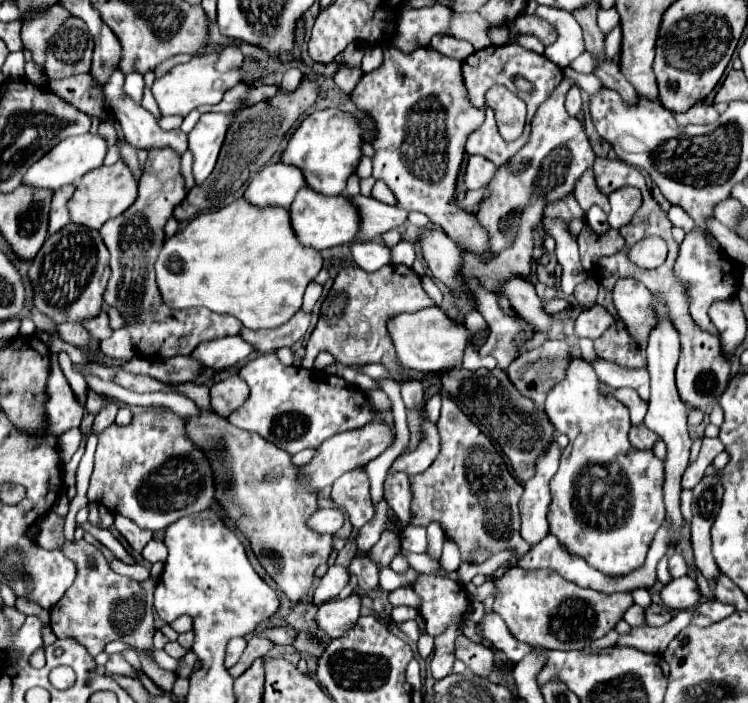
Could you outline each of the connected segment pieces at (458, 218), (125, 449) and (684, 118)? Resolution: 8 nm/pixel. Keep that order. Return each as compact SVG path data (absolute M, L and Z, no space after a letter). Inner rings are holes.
M384 43L382 65L364 73L350 97L360 111L366 111L376 121L374 179L384 181L406 211L428 215L458 249L476 257L490 253L488 231L474 213L454 205L456 179L464 161L464 141L484 121L484 113L468 101L460 61L442 57L434 49L402 53L392 43Z
M148 407L130 425L110 425L98 435L88 501L130 517L138 527L162 531L180 517L206 511L214 503L214 471L202 447L186 437L186 419L166 407Z
M700 101L700 103L692 105L686 113L672 111L672 117L676 119L678 125L684 127L684 125L690 125L690 123L710 123L710 121L716 121L718 119L718 111L712 105Z

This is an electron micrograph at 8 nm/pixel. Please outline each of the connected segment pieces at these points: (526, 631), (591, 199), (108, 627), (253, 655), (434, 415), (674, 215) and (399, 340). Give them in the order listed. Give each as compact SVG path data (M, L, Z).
M512 567L504 577L494 577L492 583L498 591L494 611L504 619L512 637L528 645L542 645L560 651L586 649L594 639L604 637L634 603L630 593L606 595L594 589L582 589L552 569L524 571Z
M586 169L586 173L578 179L578 183L574 187L574 197L582 209L588 209L590 205L598 205L604 211L608 211L608 197L604 193L600 193L600 189L596 187L592 169Z
M50 511L46 517L40 519L42 531L36 541L42 547L50 547L50 539L56 539L56 547L66 551L66 557L72 559L76 565L76 583L72 583L72 587L64 593L58 605L50 609L50 617L52 617L50 627L54 635L60 639L74 637L88 649L90 655L98 655L108 641L122 641L134 647L136 651L150 651L154 647L152 637L156 633L154 613L152 613L156 579L150 577L138 583L130 577L122 577L114 573L108 561L104 559L104 555L94 545L86 543L84 539L66 543L62 535L62 525L64 519L58 517L54 511Z
M256 635L248 637L248 647L244 649L238 665L230 667L228 673L230 673L232 677L238 677L238 675L240 675L242 671L246 671L256 659L264 659L274 647L276 647L276 645L274 645L272 641L268 641L268 639L264 639L264 637L256 637Z
M432 397L428 403L426 403L426 413L428 413L428 419L430 423L438 423L438 415L440 415L440 397Z
M672 205L672 207L670 207L670 211L668 211L668 219L670 219L674 225L684 227L686 233L692 231L692 227L694 227L694 221L692 221L692 219L684 213L684 209L678 207L678 205Z
M426 307L418 313L402 313L398 317L392 317L388 321L388 329L390 329L400 363L408 369L416 369L424 373L460 367L466 347L472 347L474 351L478 351L486 343L490 333L488 327L482 327L472 333L462 319L452 319L440 307Z

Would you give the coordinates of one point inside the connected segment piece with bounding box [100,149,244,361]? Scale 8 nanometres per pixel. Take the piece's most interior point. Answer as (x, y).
(134, 239)

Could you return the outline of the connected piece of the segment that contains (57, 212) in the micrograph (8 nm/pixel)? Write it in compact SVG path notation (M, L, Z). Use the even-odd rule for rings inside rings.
M64 185L62 189L58 189L52 197L52 211L50 211L50 229L48 233L56 233L58 229L62 229L62 225L66 225L70 221L70 213L68 213L68 201L74 195L76 187L74 185Z

